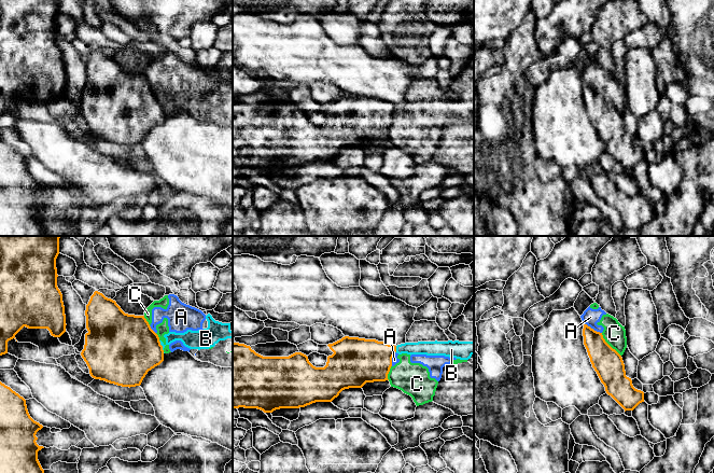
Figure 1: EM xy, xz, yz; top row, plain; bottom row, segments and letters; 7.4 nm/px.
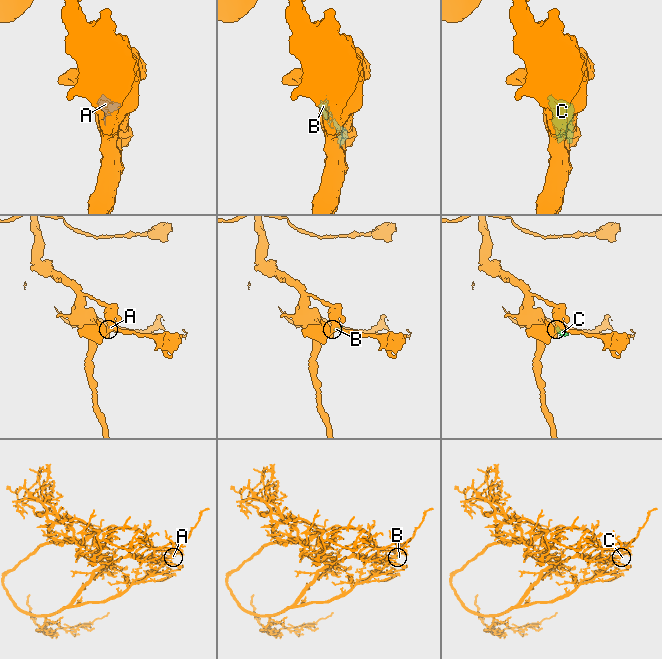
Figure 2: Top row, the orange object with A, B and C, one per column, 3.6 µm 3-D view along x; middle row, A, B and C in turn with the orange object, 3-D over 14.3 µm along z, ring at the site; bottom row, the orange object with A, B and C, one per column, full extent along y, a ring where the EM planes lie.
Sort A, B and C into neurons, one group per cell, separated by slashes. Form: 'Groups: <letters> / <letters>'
Groups: A B C

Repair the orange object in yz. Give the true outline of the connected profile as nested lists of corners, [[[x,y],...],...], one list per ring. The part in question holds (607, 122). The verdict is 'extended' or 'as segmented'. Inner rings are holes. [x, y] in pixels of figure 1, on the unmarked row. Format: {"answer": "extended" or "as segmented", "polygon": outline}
{"answer": "as segmented", "polygon": [[[584,82],[584,103],[592,126],[597,130],[605,150],[624,168],[633,169],[644,161],[644,151],[633,145],[631,137],[626,135],[621,114],[603,97],[602,92]]]}

